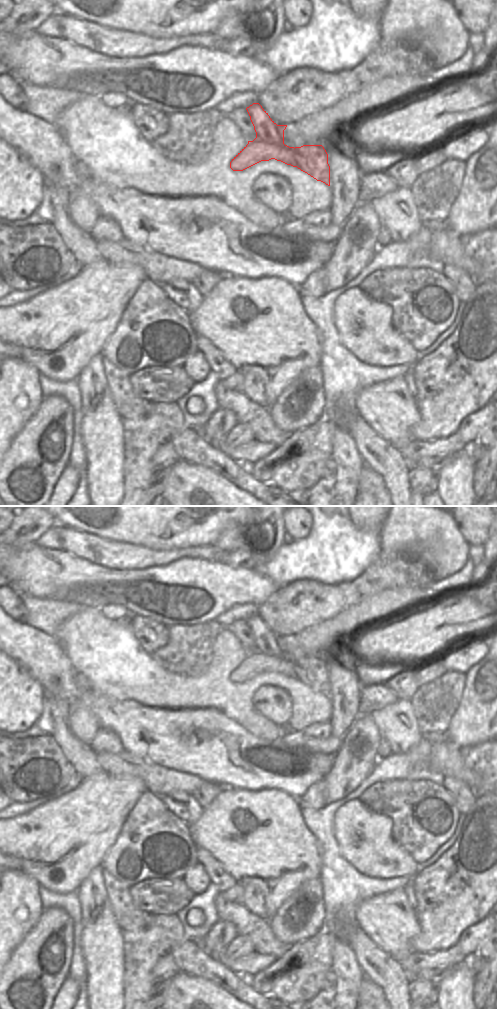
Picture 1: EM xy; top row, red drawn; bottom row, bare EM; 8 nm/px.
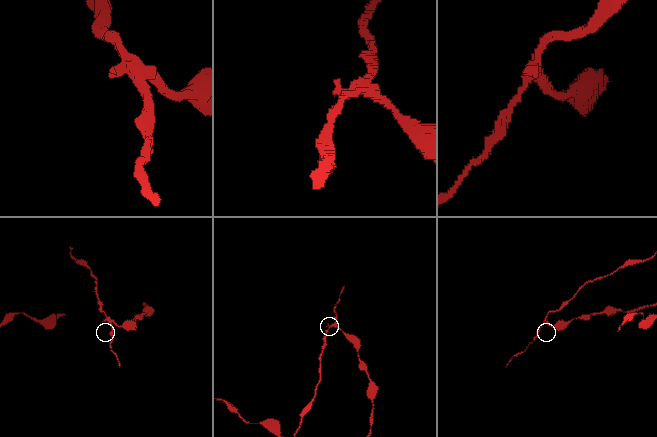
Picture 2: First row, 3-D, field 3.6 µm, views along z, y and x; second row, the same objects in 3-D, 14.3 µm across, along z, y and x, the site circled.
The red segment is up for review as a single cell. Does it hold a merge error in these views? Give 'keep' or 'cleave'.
cleave

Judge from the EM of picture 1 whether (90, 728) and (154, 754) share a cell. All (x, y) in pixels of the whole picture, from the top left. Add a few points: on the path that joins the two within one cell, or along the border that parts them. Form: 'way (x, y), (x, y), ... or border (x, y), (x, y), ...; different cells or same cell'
border (88, 707), (95, 716), (100, 728); different cells

